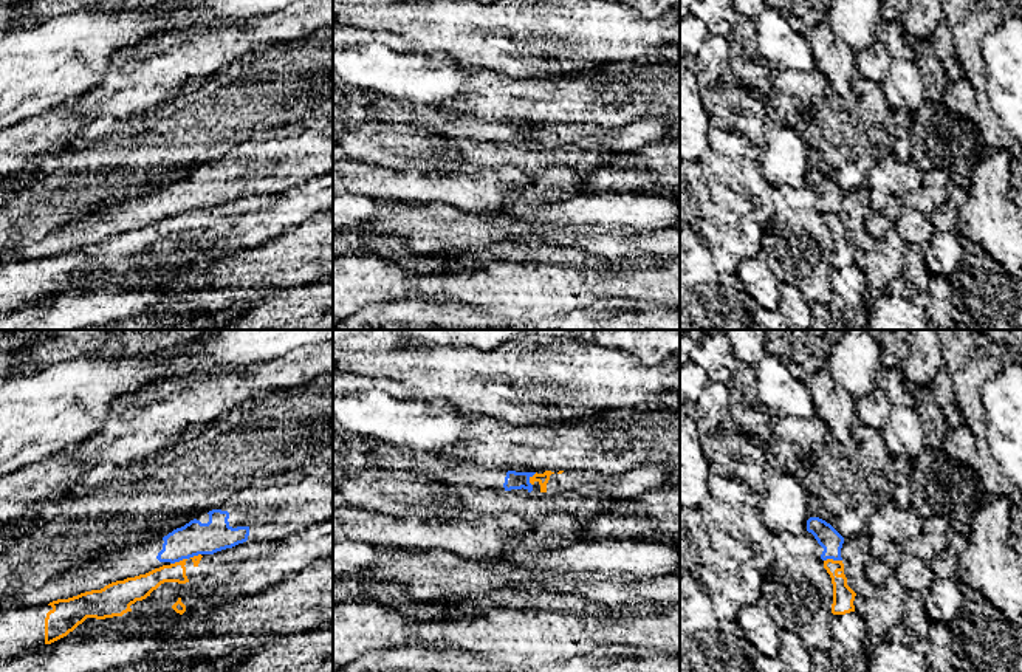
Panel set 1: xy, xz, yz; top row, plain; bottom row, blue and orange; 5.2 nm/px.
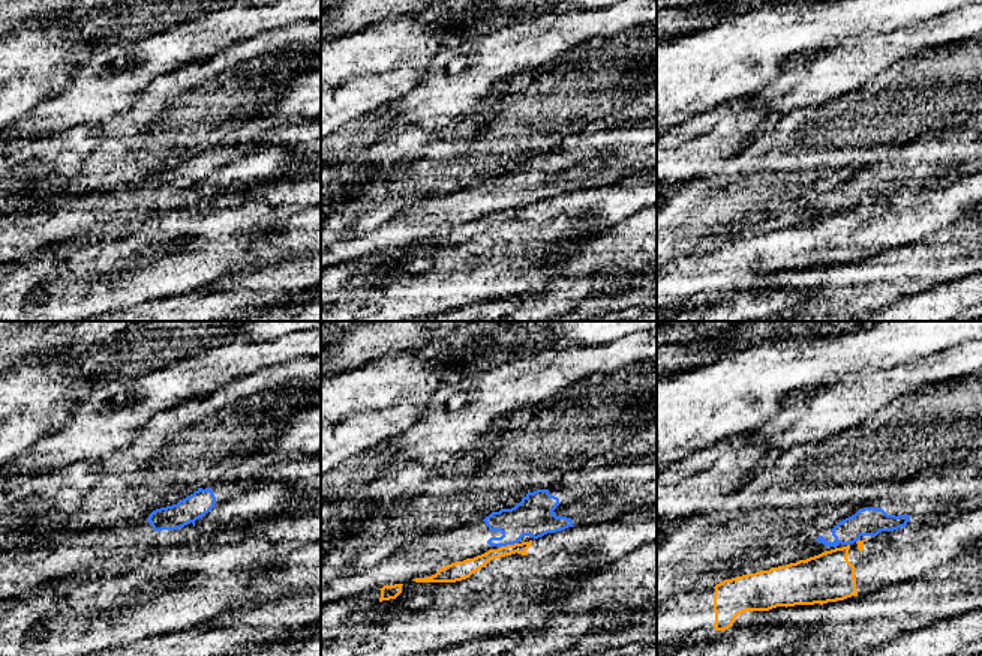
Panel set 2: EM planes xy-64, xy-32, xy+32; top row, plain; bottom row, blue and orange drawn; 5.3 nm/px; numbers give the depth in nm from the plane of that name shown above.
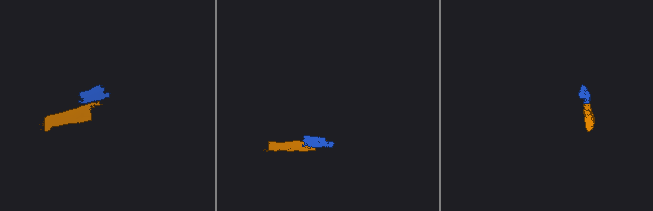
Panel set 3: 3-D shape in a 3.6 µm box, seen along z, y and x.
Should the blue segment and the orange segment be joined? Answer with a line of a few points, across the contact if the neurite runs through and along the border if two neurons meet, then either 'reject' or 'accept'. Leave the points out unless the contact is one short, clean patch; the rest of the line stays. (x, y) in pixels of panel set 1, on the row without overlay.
line yz (841, 212), (824, 214); reject

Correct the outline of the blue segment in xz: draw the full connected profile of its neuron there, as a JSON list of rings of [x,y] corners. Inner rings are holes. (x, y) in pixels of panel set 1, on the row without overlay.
[[[372,93],[372,104],[382,111],[382,121],[421,127],[427,133],[471,139],[474,142],[511,144],[526,147],[534,144],[530,132],[536,125],[525,121],[485,121],[469,115],[446,115],[435,107],[410,101],[384,98]]]

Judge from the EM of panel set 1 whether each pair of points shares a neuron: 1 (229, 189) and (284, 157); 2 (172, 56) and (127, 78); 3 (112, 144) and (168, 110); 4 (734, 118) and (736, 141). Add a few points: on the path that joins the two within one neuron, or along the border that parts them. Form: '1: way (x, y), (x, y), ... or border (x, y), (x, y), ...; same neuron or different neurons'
1: way (243, 178), (256, 175), (270, 166); same neuron
2: way (161, 67), (154, 73), (138, 78); same neuron
3: way (126, 132), (143, 130), (154, 124); same neuron
4: border (722, 127), (740, 133), (753, 147); different neurons

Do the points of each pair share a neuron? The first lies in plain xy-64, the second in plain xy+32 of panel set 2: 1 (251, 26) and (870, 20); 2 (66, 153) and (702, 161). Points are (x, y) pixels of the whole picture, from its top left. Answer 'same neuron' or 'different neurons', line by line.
1: different neurons
2: different neurons

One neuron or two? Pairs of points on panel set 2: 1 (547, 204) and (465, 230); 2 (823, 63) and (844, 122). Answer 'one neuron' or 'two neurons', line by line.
1: one neuron
2: two neurons

